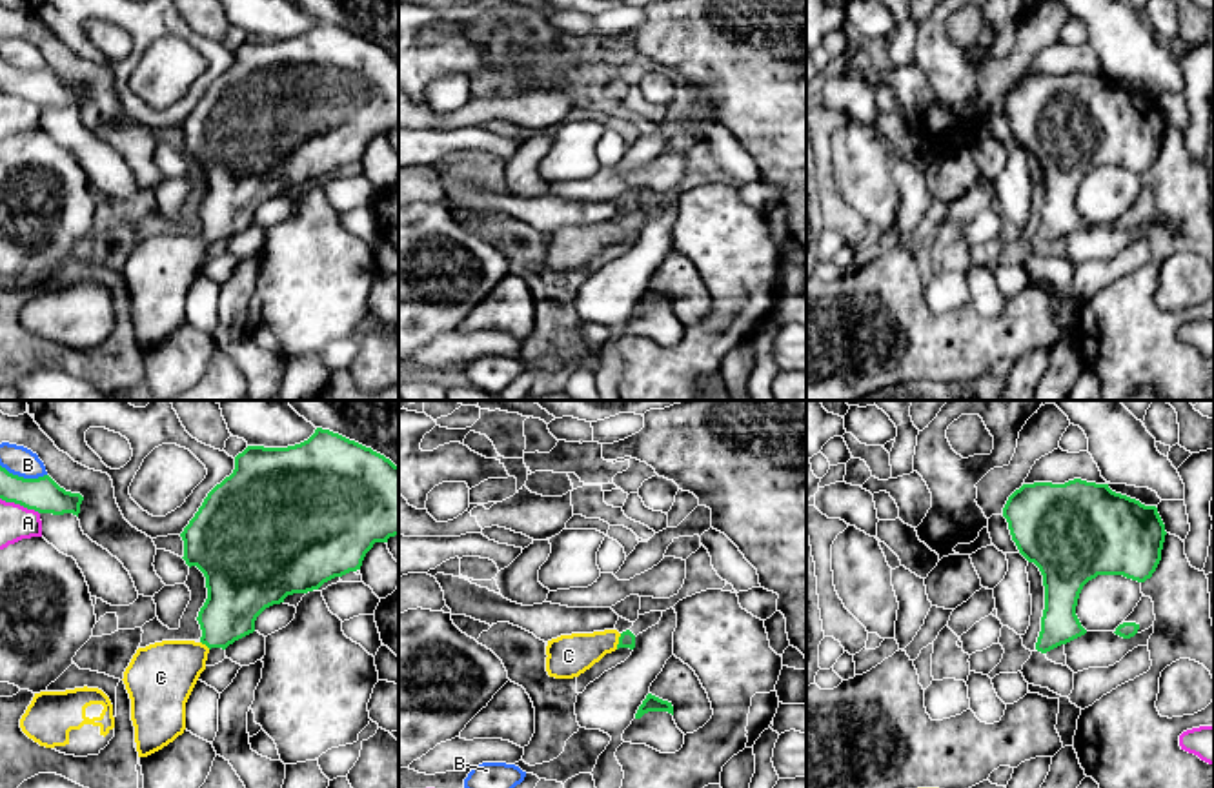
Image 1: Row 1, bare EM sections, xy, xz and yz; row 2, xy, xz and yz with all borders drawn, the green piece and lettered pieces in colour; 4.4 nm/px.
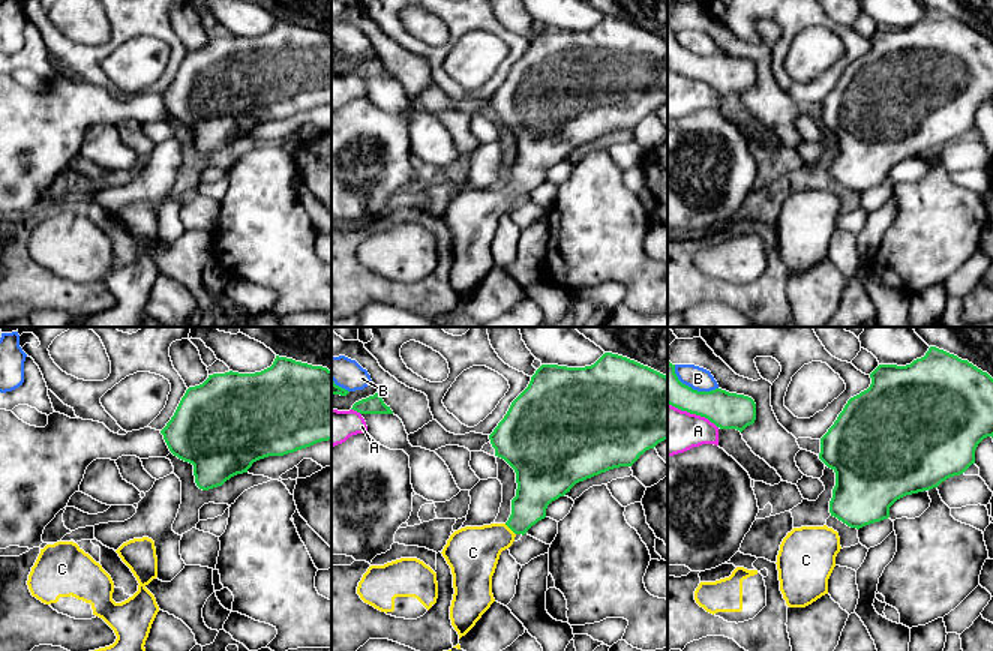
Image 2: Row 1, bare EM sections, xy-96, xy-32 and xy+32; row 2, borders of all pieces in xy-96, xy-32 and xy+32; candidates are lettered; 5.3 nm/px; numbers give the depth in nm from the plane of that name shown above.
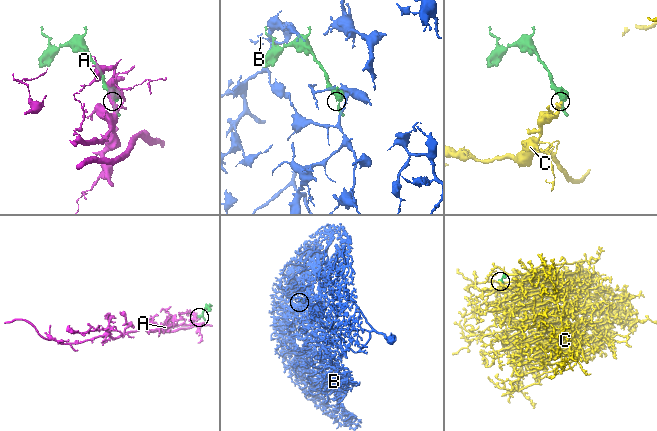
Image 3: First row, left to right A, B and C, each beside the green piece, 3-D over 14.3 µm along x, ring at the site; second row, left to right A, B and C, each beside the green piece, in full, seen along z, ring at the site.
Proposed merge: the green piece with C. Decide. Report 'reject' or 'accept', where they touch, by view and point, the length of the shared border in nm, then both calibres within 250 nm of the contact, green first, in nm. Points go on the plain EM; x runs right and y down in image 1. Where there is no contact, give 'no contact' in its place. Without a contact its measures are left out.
accept | xz (619, 233) | 80 nm | 70/190 nm

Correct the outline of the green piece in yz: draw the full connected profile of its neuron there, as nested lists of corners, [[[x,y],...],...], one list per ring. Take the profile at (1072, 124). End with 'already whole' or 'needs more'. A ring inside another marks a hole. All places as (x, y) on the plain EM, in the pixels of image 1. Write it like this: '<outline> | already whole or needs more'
[[[1081,71],[1065,76],[1023,76],[1008,89],[1003,109],[1019,146],[1043,167],[1045,202],[1036,235],[1041,246],[1087,226],[1076,207],[1076,198],[1088,173],[1098,167],[1123,167],[1138,175],[1150,171],[1161,153],[1167,127],[1156,98],[1116,86],[1108,76]]] | already whole

